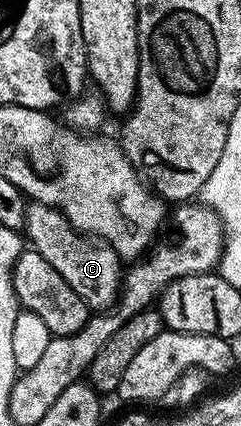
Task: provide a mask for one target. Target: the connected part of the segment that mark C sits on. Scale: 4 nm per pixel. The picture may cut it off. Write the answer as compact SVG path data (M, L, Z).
M38 203L28 204L25 237L30 248L35 249L77 295L87 304L88 310L106 311L118 302L121 296L121 258L106 243L100 243L84 235L68 223L59 209Z

